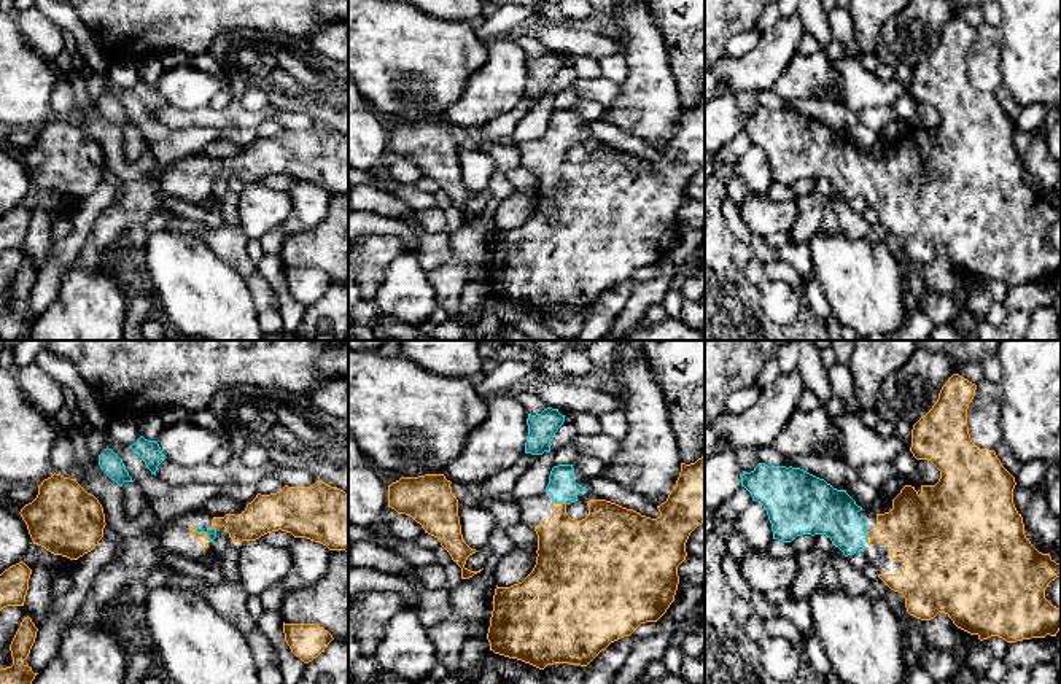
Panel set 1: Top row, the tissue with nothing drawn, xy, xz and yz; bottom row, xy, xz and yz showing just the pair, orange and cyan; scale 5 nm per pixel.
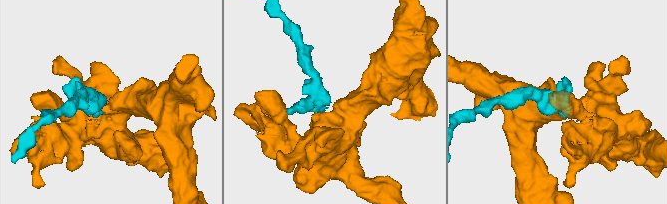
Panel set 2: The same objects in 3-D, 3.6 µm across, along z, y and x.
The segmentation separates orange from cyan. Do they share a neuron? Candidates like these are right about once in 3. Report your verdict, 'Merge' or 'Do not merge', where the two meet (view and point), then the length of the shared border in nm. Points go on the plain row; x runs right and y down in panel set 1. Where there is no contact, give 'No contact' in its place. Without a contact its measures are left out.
Merge. Touches orange at xy (202, 177). Shared border 120 nm

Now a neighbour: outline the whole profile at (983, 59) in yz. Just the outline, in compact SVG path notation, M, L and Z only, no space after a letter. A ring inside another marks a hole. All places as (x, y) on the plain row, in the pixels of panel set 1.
M988 22L977 27L975 40L967 52L967 70L972 86L994 94L1002 86L1001 29Z

